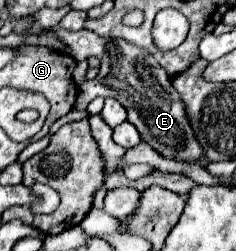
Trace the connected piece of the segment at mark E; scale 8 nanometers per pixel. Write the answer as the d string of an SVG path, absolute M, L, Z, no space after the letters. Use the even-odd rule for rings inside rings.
M55 26L53 30L71 48L71 56L75 60L83 60L85 56L101 58L101 70L97 78L79 86L79 96L75 102L77 110L85 110L87 104L97 96L113 96L125 106L129 114L127 120L135 124L135 128L141 132L141 138L159 154L185 162L197 162L203 156L203 150L189 126L179 94L173 90L167 72L147 50L119 38L103 38L91 30L67 32L61 26Z

